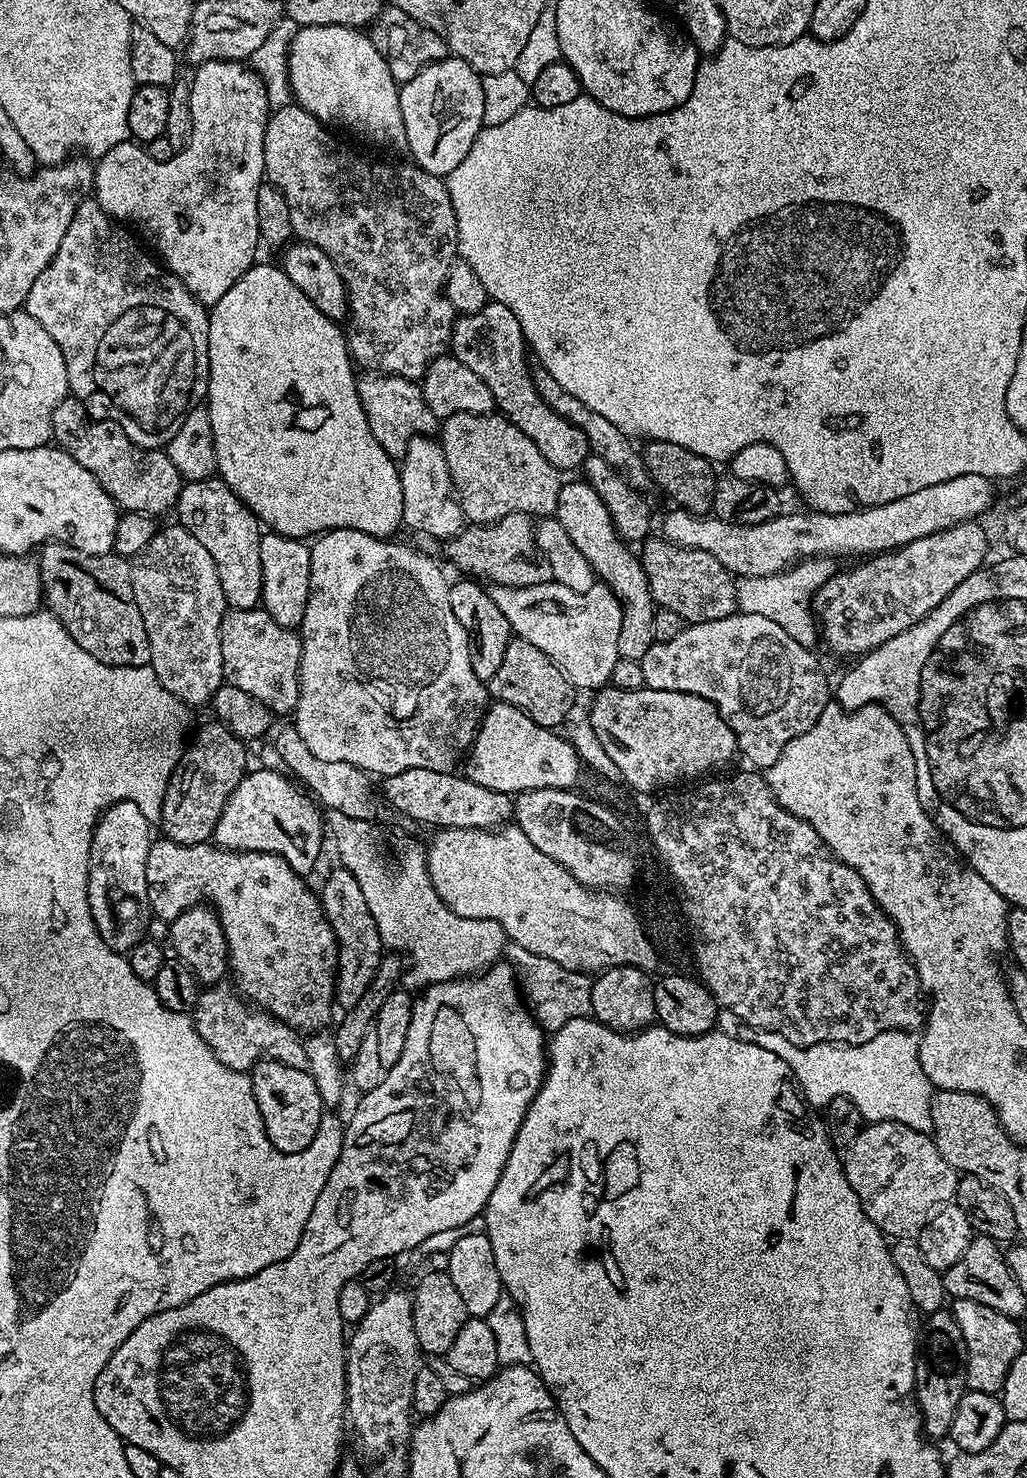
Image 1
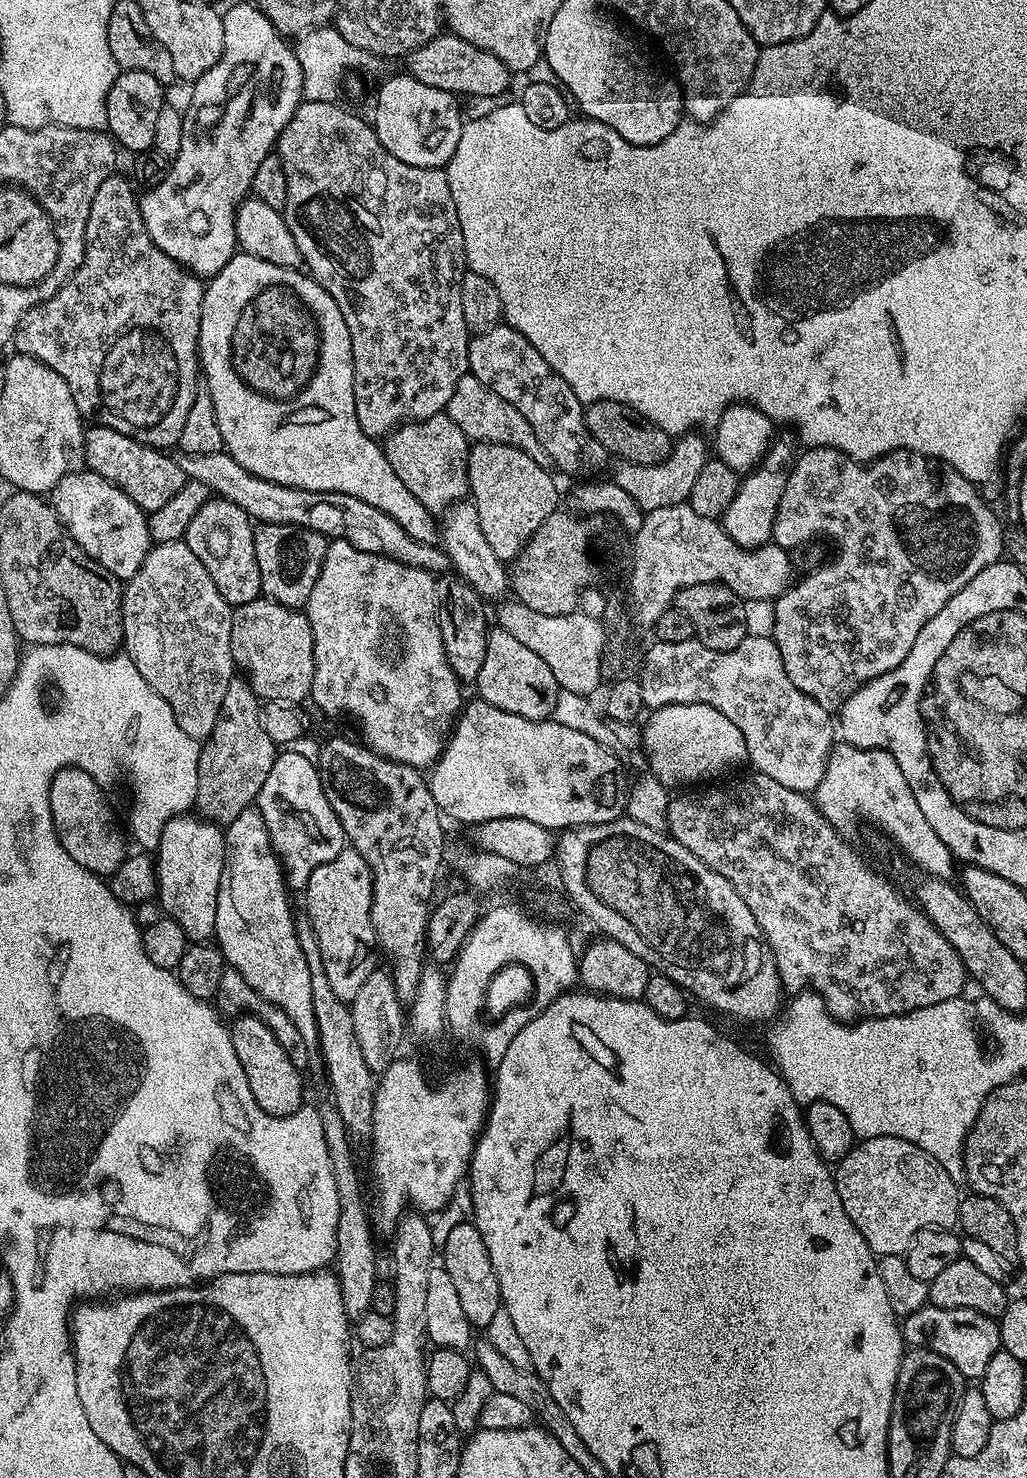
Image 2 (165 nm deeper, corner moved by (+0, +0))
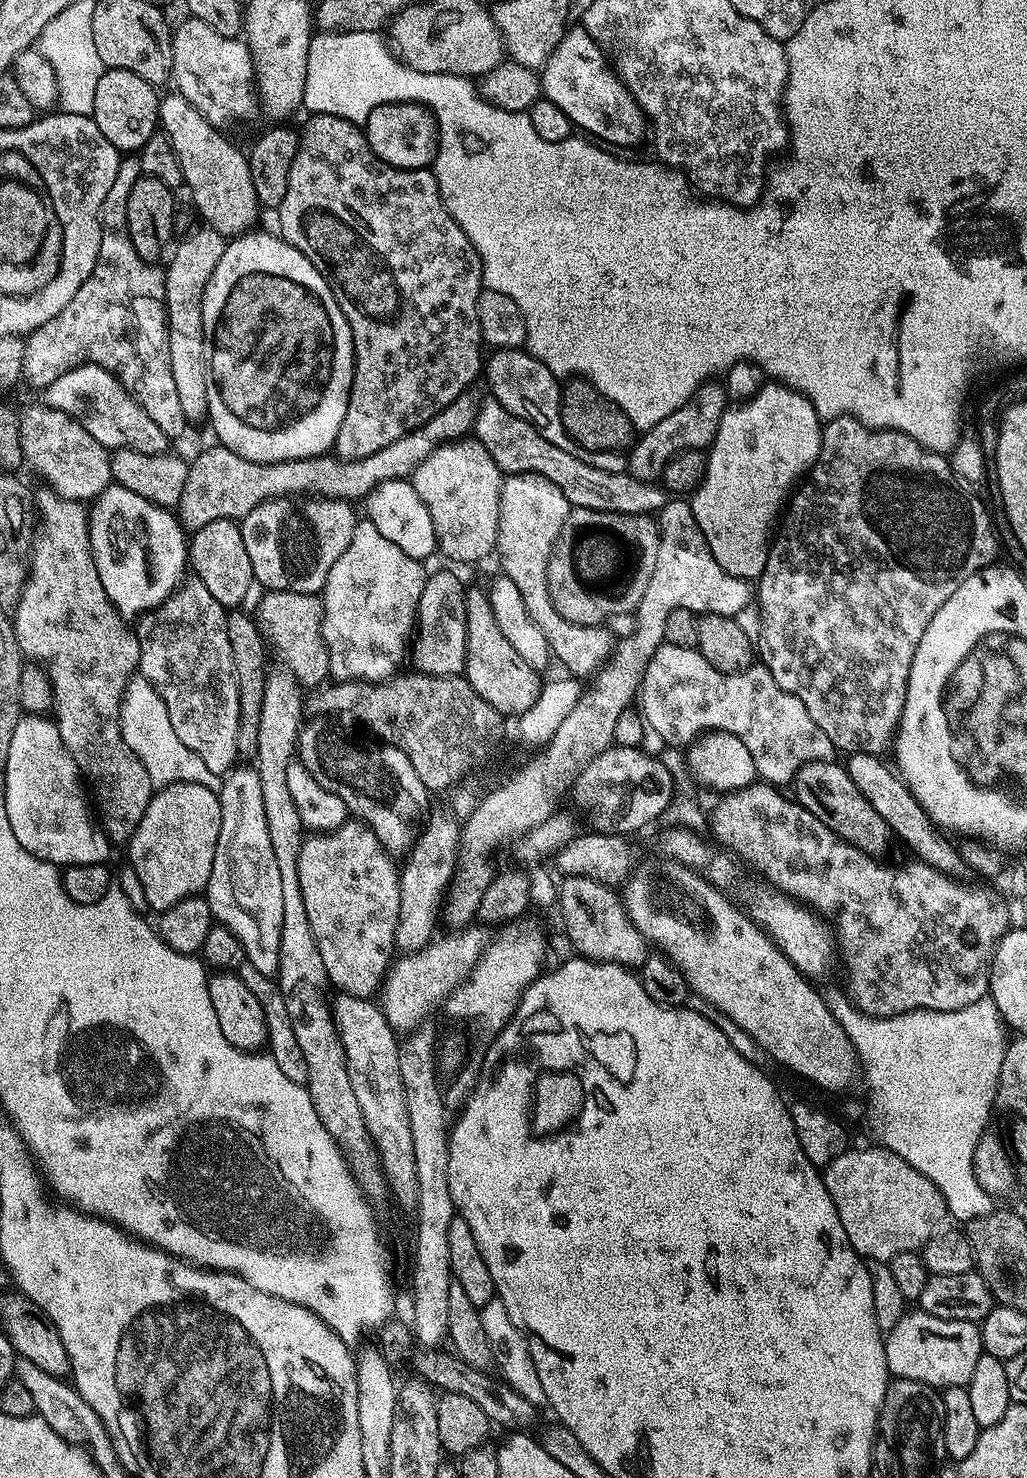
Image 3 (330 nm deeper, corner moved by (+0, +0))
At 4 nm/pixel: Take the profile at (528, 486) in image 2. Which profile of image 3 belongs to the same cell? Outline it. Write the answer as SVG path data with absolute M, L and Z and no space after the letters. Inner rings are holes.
M514 472L505 475L500 482L500 513L498 514L498 532L496 534L496 546L494 549L495 559L500 559L499 571L510 582L514 582L514 587L518 594L522 594L522 603L526 605L526 611L530 613L530 619L538 625L538 630L546 637L546 642L550 646L553 657L565 668L565 673L576 678L591 677L605 663L611 655L614 647L614 637L603 626L591 624L582 626L581 624L571 624L554 610L554 602L550 602L550 590L548 589L548 579L546 570L550 562L553 543L556 541L562 528L562 522L566 522L570 505L566 494L550 482L550 478L539 476L537 472Z

